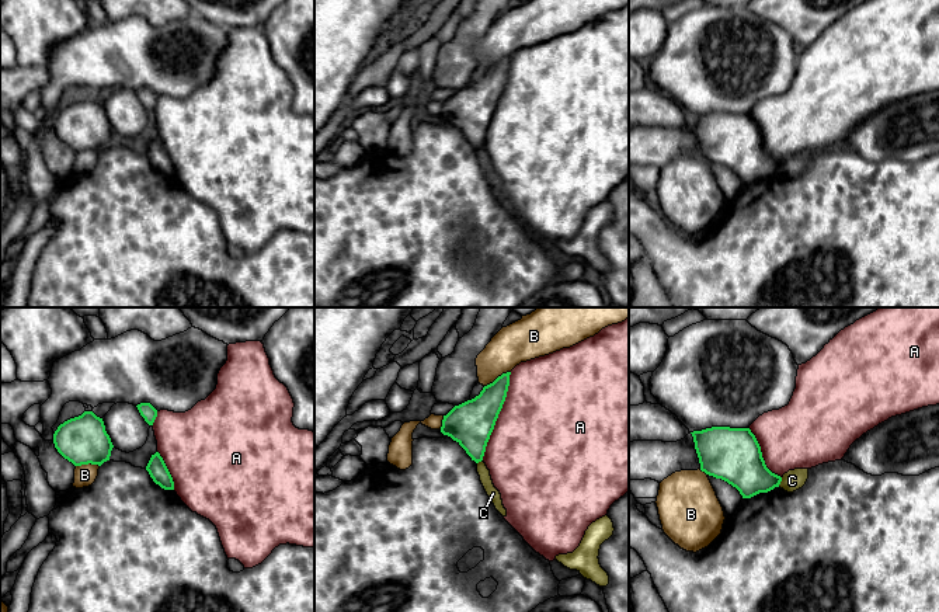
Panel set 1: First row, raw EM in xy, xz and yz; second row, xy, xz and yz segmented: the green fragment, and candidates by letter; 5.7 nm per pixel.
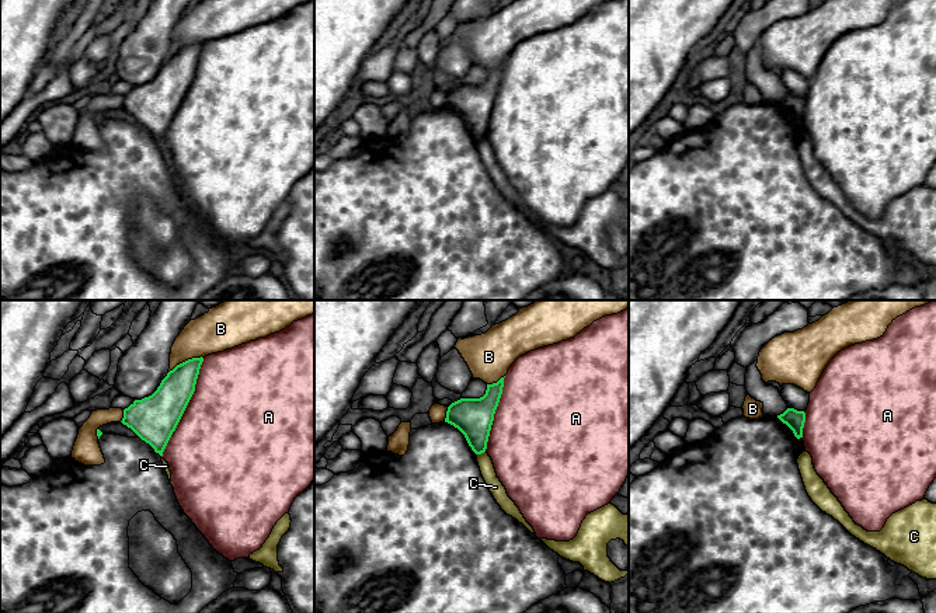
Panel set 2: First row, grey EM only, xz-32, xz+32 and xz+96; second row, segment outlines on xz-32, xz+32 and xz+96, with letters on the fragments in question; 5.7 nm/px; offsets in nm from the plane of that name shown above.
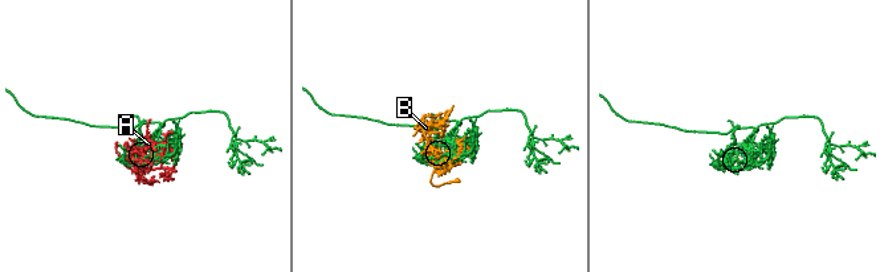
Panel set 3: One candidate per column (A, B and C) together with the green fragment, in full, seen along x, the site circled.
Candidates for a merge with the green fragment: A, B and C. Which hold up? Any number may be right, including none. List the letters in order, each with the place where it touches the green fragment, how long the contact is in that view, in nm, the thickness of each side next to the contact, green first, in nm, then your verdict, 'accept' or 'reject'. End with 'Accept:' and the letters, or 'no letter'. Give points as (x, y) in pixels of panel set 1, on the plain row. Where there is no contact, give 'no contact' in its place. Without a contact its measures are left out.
A: xz (497, 103) | 550 nm | 260/500 nm | reject
B: xz (498, 62) | 180 nm | 200/240 nm | reject
C: yz (781, 166) | 60 nm | 260/120 nm | reject
Accept: no letter

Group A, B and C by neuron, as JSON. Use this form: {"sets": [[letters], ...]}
{"sets": [["A"], ["B"], ["C"]]}

